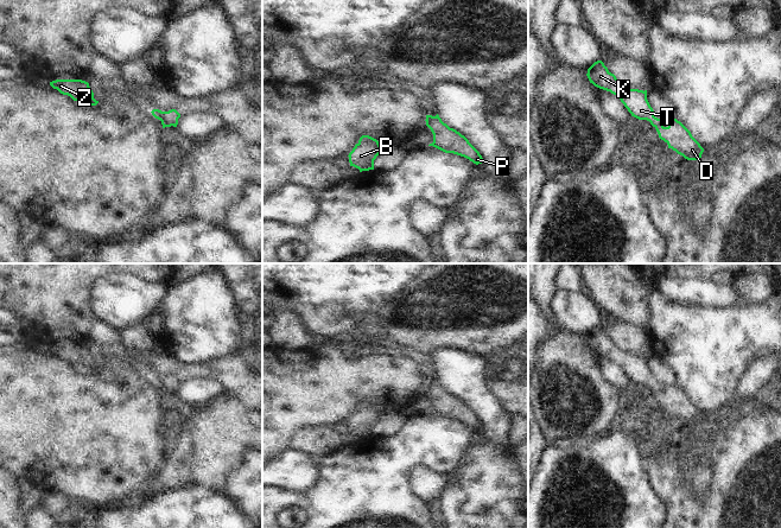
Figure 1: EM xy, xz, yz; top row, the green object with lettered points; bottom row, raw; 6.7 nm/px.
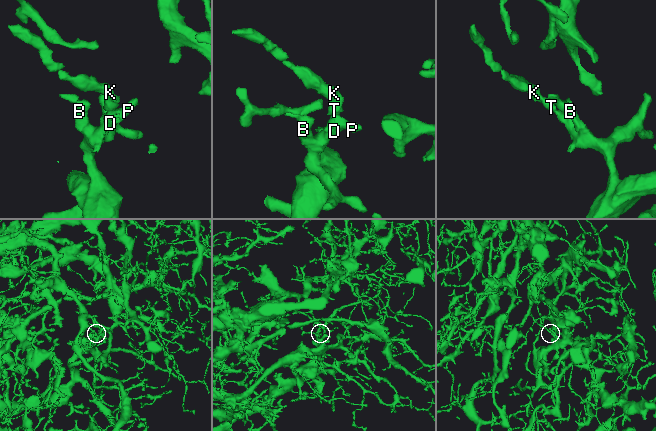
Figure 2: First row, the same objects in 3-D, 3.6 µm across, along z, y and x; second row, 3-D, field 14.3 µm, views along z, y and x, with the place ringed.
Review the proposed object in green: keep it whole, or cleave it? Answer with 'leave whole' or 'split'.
leave whole

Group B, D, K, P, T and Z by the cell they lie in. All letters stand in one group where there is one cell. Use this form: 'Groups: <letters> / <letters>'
Groups: B D K P T Z

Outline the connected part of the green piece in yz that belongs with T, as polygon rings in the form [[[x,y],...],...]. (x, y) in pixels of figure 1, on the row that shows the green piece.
[[[602,61],[595,62],[588,69],[586,76],[595,87],[616,95],[631,116],[649,121],[656,129],[659,138],[668,145],[668,148],[687,160],[699,160],[701,158],[704,148],[680,121],[654,116],[654,110],[647,100],[647,90],[624,87]]]

